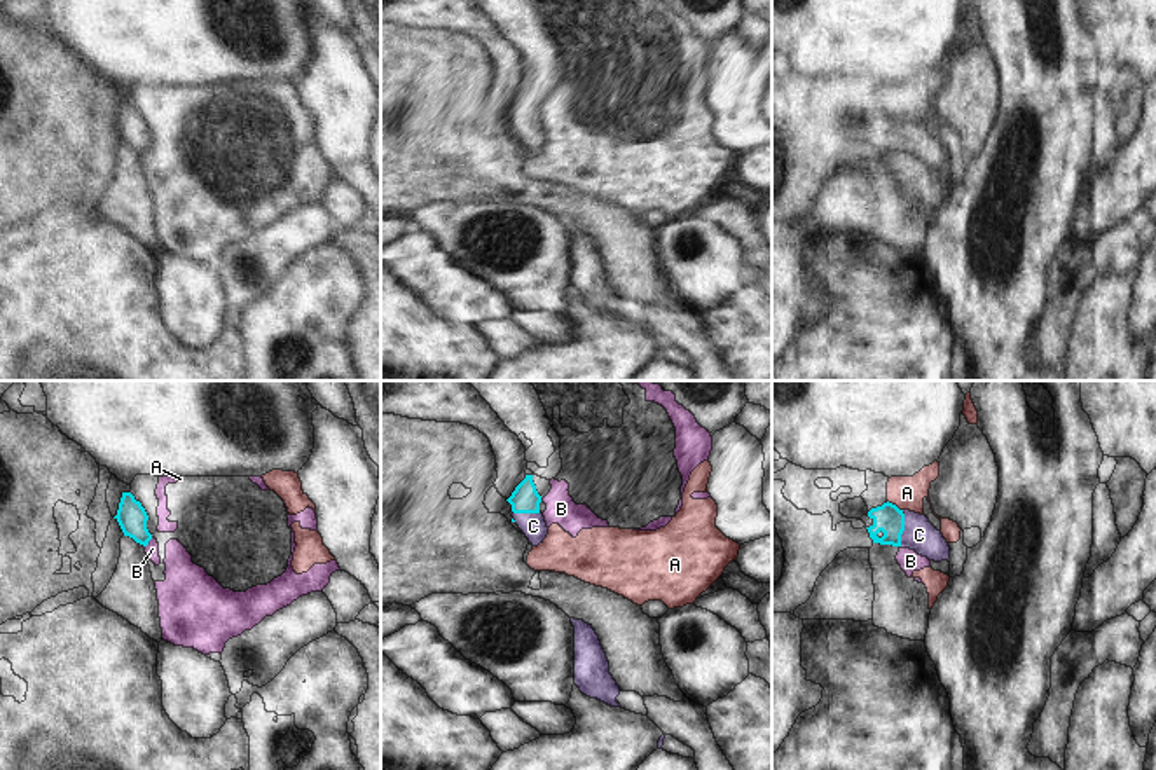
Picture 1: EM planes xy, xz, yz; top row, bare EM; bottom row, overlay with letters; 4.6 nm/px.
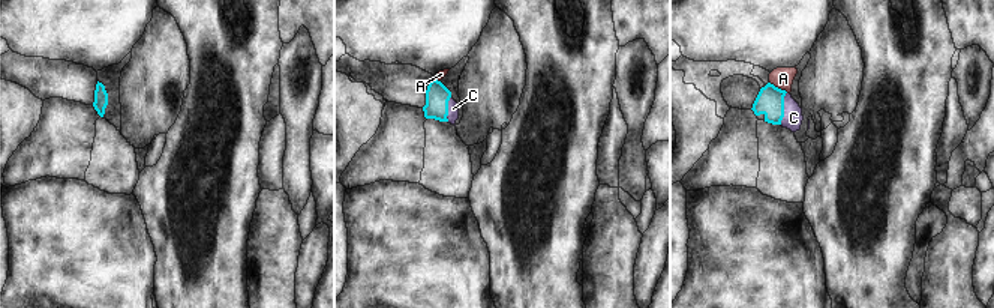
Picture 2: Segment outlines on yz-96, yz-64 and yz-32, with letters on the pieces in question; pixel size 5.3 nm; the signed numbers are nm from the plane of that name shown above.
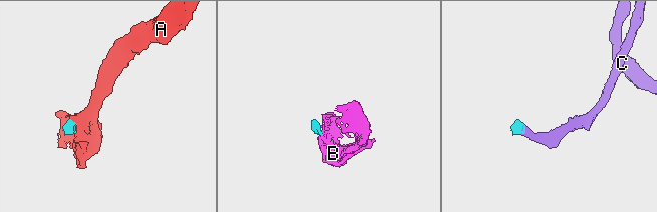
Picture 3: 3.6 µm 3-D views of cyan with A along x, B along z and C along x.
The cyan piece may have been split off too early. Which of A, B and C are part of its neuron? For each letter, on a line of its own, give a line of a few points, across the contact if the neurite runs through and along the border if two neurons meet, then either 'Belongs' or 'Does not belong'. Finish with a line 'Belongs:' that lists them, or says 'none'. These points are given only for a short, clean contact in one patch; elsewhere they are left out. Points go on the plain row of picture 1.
A: Line: yz (887, 109), (901, 119). Does not belong
B: Line: xy (152, 147), (145, 156). Does not belong
C: Line: yz (889, 128), (903, 137), (919, 144). Belongs
Belongs: C

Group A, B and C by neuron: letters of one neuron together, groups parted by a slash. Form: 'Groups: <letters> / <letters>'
Groups: A B / C

